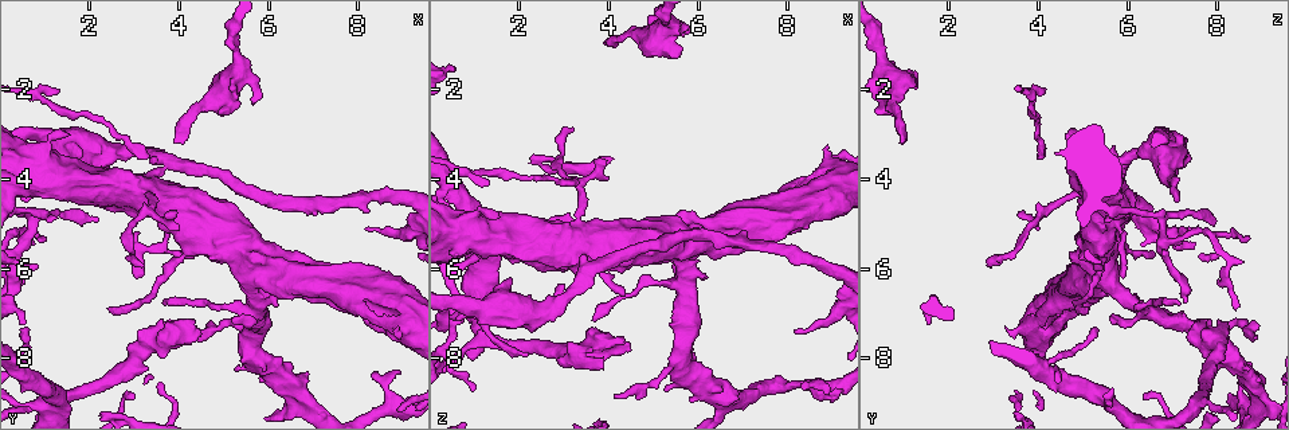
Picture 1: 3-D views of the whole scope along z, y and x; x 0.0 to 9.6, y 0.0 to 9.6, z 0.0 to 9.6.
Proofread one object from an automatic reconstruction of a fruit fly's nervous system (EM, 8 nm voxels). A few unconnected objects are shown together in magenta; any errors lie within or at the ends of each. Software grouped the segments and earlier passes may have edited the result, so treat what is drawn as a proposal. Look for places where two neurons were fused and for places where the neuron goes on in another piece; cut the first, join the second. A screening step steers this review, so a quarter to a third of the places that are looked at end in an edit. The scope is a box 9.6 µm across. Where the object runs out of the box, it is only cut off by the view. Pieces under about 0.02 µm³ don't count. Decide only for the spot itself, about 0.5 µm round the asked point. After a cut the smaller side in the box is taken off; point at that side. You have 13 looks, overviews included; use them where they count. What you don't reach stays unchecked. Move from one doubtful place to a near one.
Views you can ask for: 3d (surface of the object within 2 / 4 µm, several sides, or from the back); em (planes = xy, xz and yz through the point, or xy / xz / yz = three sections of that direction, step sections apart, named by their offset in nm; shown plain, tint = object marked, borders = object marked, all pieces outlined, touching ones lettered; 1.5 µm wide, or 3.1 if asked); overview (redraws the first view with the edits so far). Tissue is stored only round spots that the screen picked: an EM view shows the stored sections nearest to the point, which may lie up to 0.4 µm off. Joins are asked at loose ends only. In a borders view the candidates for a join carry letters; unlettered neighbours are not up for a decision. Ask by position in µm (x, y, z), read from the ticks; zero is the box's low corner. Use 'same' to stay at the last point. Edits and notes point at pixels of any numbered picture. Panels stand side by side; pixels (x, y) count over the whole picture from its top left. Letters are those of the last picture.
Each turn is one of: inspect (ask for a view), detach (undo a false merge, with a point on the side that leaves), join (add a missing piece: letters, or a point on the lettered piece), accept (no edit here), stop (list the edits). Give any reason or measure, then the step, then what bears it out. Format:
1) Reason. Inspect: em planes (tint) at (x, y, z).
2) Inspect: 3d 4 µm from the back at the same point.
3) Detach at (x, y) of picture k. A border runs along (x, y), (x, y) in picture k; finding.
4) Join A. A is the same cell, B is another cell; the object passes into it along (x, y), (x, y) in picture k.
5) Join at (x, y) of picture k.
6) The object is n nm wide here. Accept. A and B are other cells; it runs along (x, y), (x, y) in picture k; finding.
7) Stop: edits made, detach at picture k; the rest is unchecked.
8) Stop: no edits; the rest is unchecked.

Free end. Inspect: 3d 2 µm at (3.95, 3.20, 0.95).

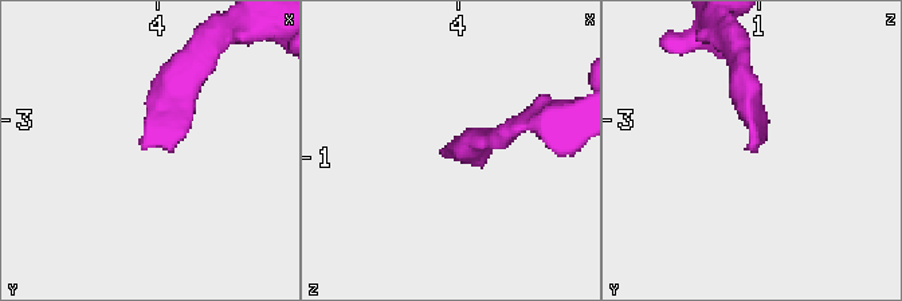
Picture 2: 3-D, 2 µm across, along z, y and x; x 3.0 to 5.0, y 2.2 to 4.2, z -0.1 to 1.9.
Shape alone is not enough. Inspect: em planes (borders) at (3.90, 3.18, 0.94).

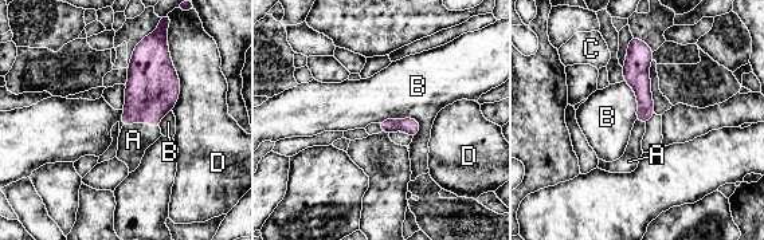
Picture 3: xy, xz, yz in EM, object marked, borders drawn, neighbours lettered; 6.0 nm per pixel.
Join A. A is the same cell, B, C and D are other cells; the object passes into it along (153, 86), (141, 121), (133, 140) in picture 3; it goes on there.

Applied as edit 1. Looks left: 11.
Inspect: overview.

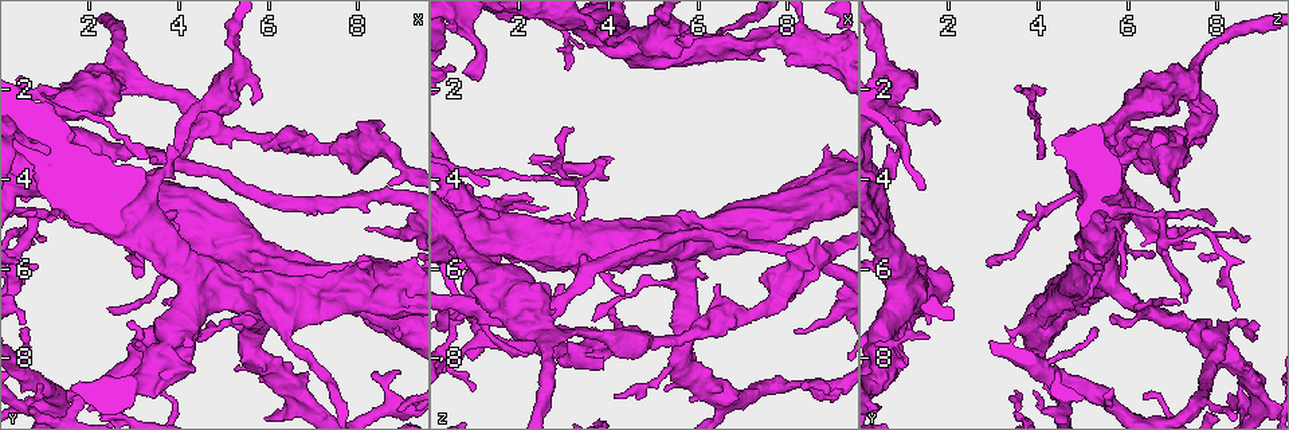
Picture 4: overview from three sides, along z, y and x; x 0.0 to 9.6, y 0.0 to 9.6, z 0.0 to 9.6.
Free end. Inspect: em xy step 8 (borders) at (3.25, 5.95, 2.95).

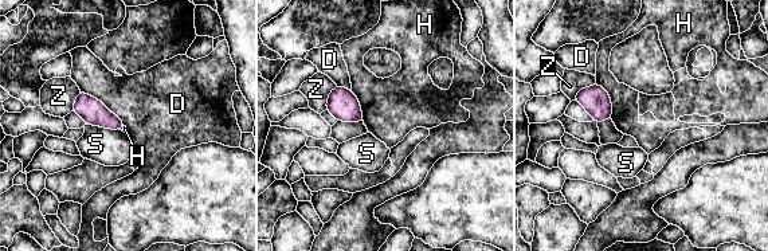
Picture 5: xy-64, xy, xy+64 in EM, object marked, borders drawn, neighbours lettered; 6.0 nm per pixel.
The longest contact is with D, 340 nm. Accept. D, H, S and Z are other cells; none of them fits.

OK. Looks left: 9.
Calibre changes. Inspect: em yz step 8 (borders) at (3.35, 4.45, 4.80).

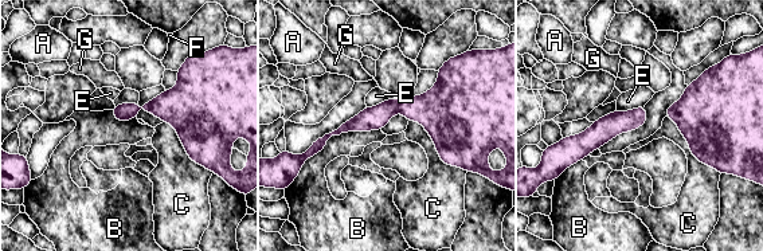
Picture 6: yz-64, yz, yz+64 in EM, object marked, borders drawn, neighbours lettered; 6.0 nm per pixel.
Accept. A, B, C, E, F and G are other cells; a border runs along (380, 129), (333, 134), (301, 165) in picture 6; one neuron here.

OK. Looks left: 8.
Branch stops here. Inspect: em planes (tint) at (1.55, 3.05, 4.85).

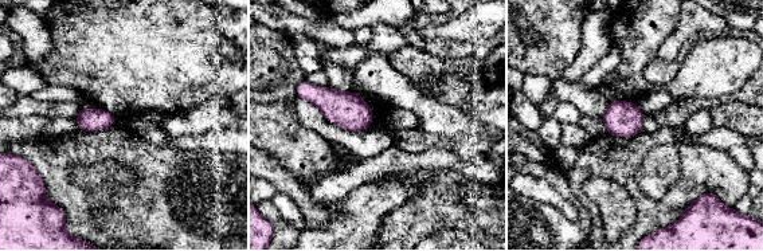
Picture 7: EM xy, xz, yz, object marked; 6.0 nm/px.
Inspect: em planes (borders) at the same point.

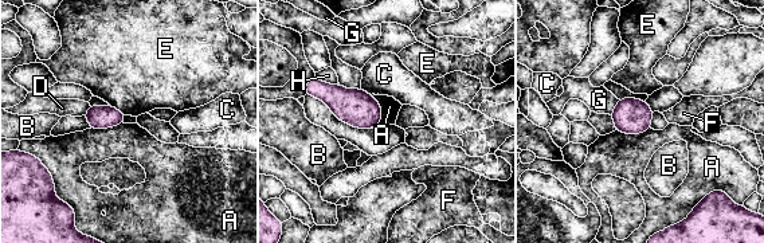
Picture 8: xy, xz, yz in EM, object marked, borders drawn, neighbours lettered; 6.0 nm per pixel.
The object is 130 nm wide here. Accept. A, B, C, D, E, F, G and H are other cells; a border runs along (371, 95), (382, 114), (373, 128) in picture 8; no lettered piece goes on from it.

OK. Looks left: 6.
Free end. Inspect: 3d 4 µm at (5.25, 8.25, 8.70).

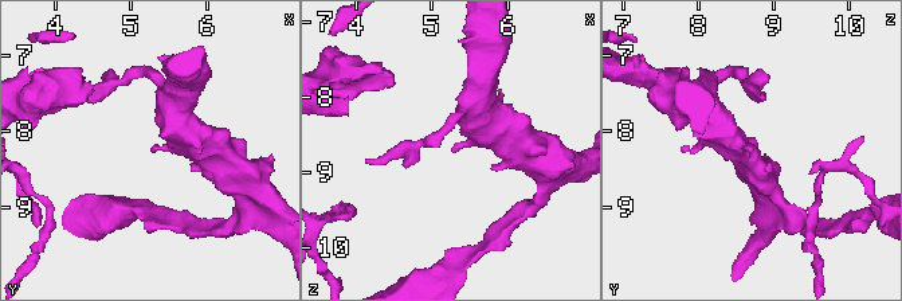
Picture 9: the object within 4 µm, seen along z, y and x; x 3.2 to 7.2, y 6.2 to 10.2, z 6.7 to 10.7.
Now the EM. Inspect: em xy step 8 (borders) at (5.25, 8.25, 8.70).

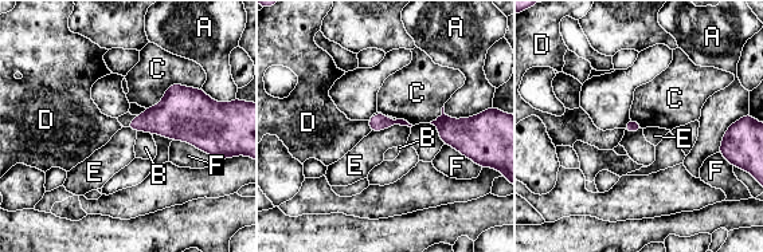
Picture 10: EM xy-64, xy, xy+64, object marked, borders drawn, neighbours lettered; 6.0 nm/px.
Inspect: em planes (borders) at the same point.

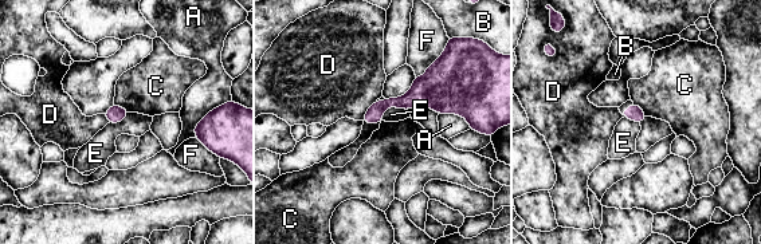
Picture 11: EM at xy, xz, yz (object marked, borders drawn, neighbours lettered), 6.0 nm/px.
Accept. A, B, C, D, E and F are other cells; a border runs along (376, 99), (361, 119) in picture 11; no lettered piece goes on from it.

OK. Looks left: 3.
Stop: edits made, join at picture 3; the rest is unchecked.

